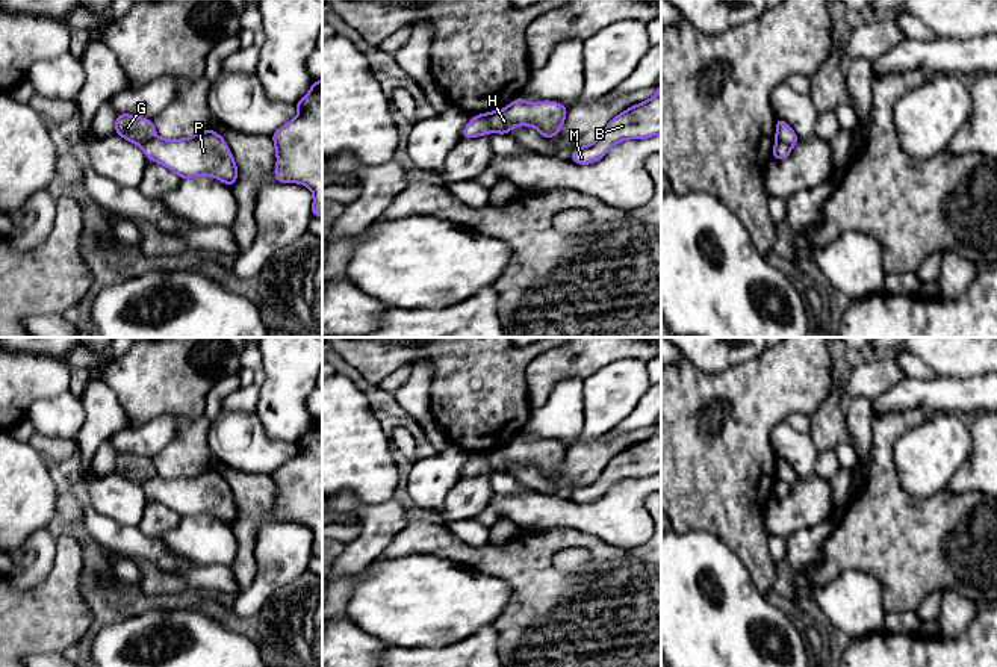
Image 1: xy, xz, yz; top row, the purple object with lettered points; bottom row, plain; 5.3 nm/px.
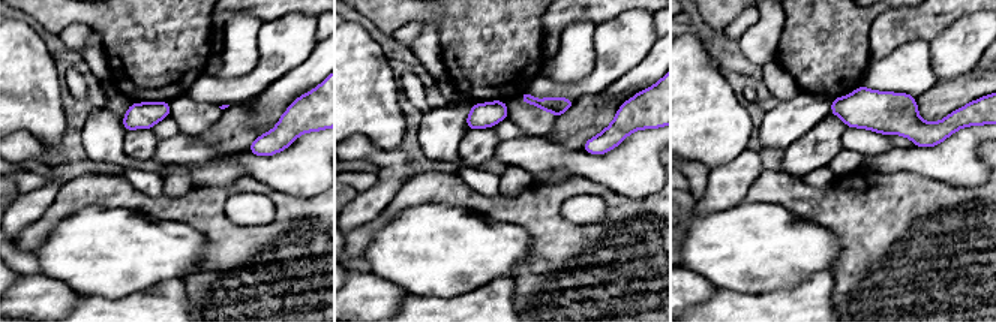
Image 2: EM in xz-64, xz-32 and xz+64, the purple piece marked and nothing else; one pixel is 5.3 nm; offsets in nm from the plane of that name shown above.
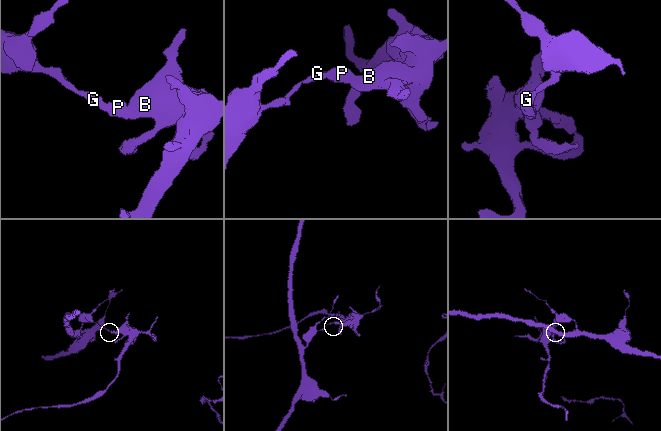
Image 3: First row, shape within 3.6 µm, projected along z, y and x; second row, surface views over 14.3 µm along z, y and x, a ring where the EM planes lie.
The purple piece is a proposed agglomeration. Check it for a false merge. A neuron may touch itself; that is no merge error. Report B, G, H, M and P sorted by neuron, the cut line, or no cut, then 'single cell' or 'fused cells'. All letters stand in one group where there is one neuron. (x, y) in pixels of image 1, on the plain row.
B H M P / G; cut in xz along (483, 452), (492, 469); fused cells

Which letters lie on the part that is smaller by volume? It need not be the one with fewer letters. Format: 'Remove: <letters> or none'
Remove: B, H, M, P

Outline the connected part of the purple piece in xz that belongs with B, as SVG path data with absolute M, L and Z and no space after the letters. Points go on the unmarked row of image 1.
M661 423L657 425L654 436L614 455L595 481L575 487L570 499L578 504L595 502L617 481L661 473Z

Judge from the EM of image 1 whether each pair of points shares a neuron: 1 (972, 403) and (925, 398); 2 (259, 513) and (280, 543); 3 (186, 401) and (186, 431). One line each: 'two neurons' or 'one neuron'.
1: one neuron
2: two neurons
3: two neurons

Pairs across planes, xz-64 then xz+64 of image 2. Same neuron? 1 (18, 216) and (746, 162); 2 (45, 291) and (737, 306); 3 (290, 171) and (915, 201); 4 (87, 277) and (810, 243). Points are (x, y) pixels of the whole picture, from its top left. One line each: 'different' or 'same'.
1: same
2: different
3: different
4: same

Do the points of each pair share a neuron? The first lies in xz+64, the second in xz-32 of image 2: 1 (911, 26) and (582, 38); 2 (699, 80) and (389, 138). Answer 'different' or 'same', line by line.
1: different
2: same

